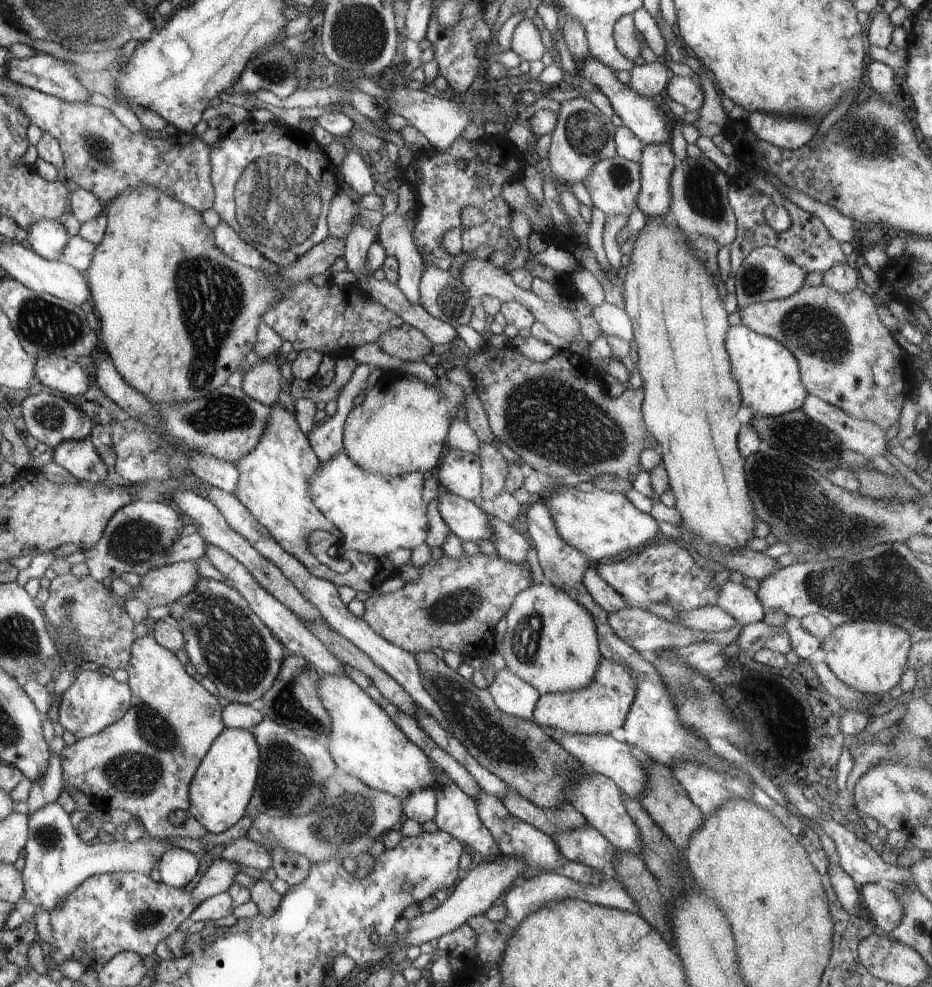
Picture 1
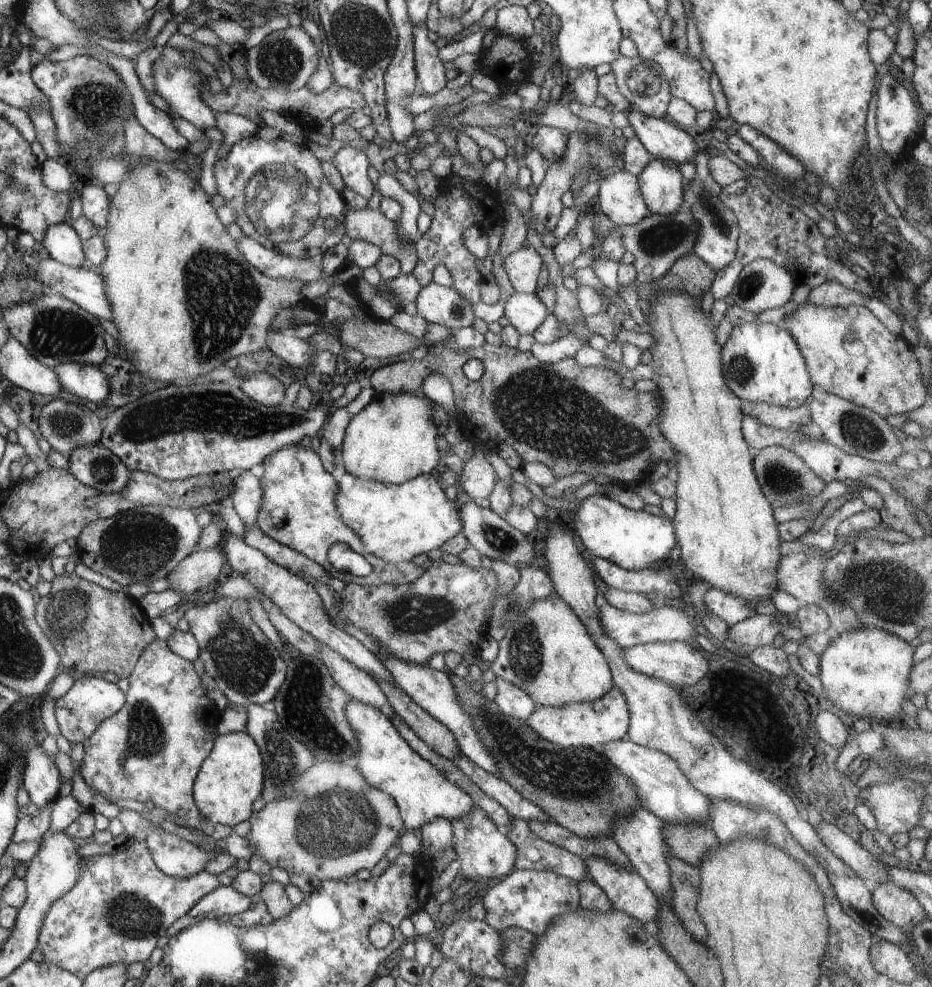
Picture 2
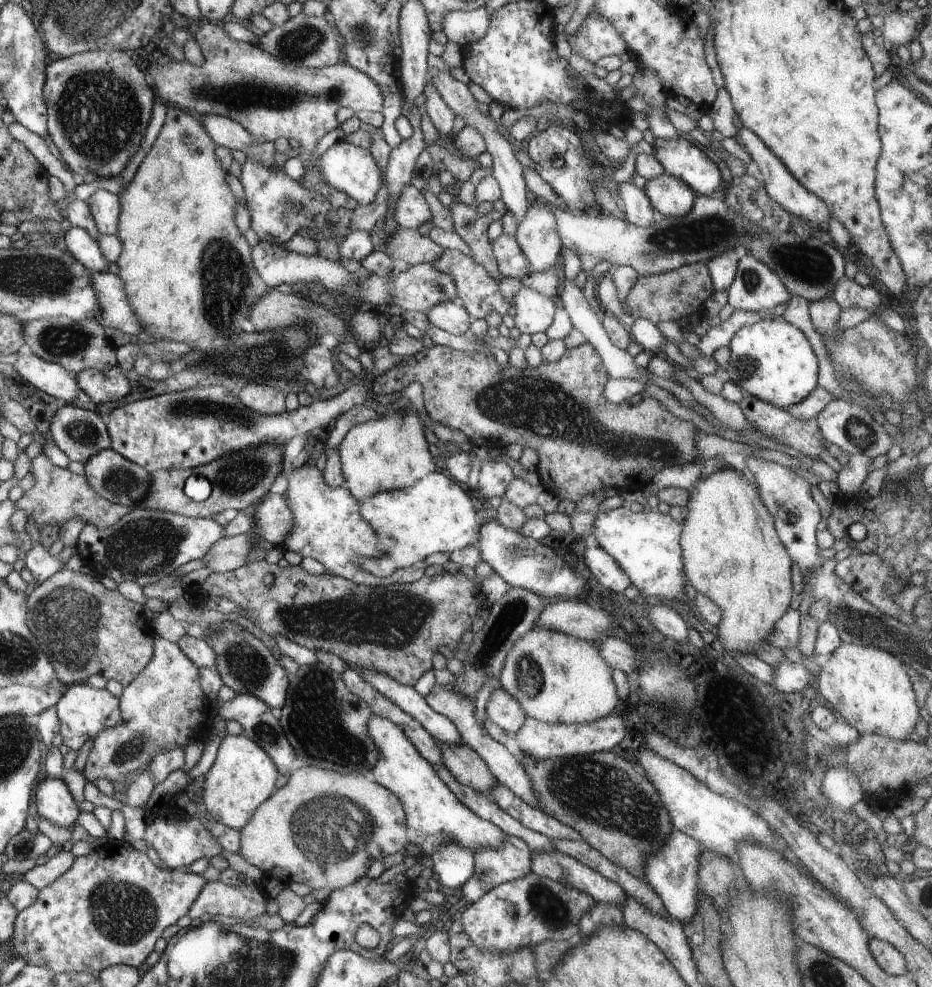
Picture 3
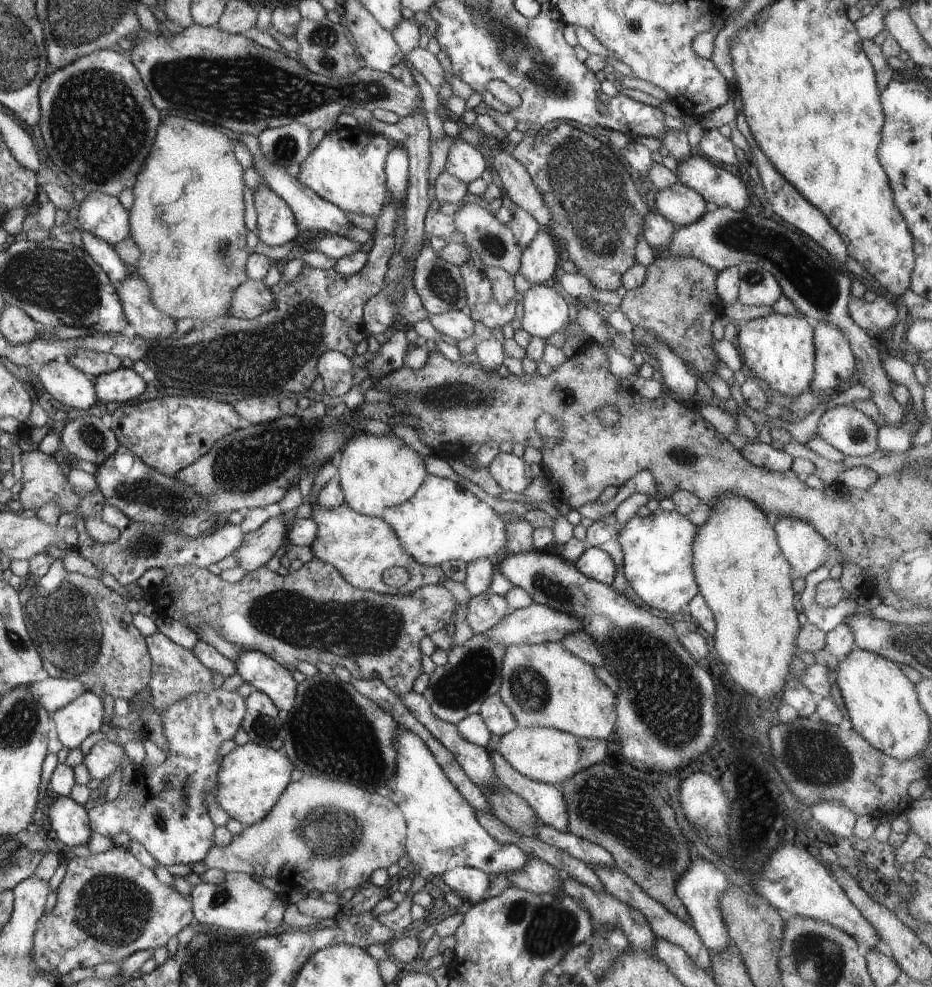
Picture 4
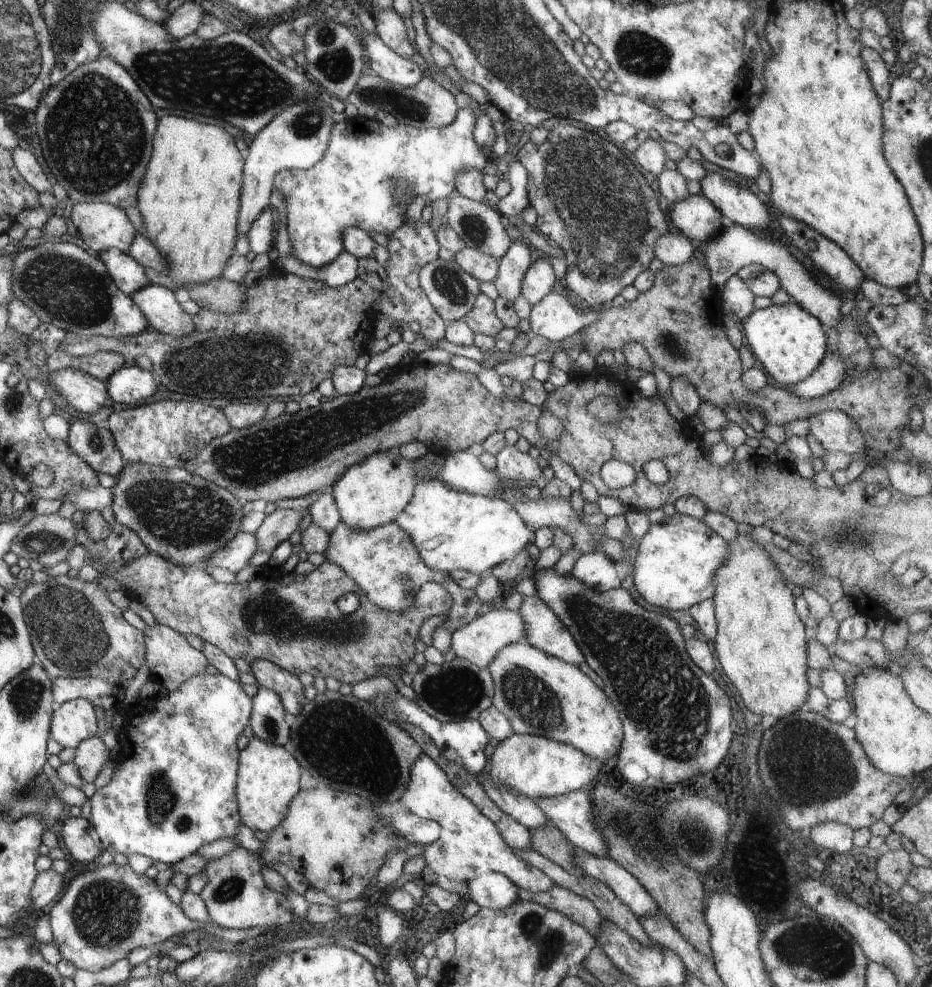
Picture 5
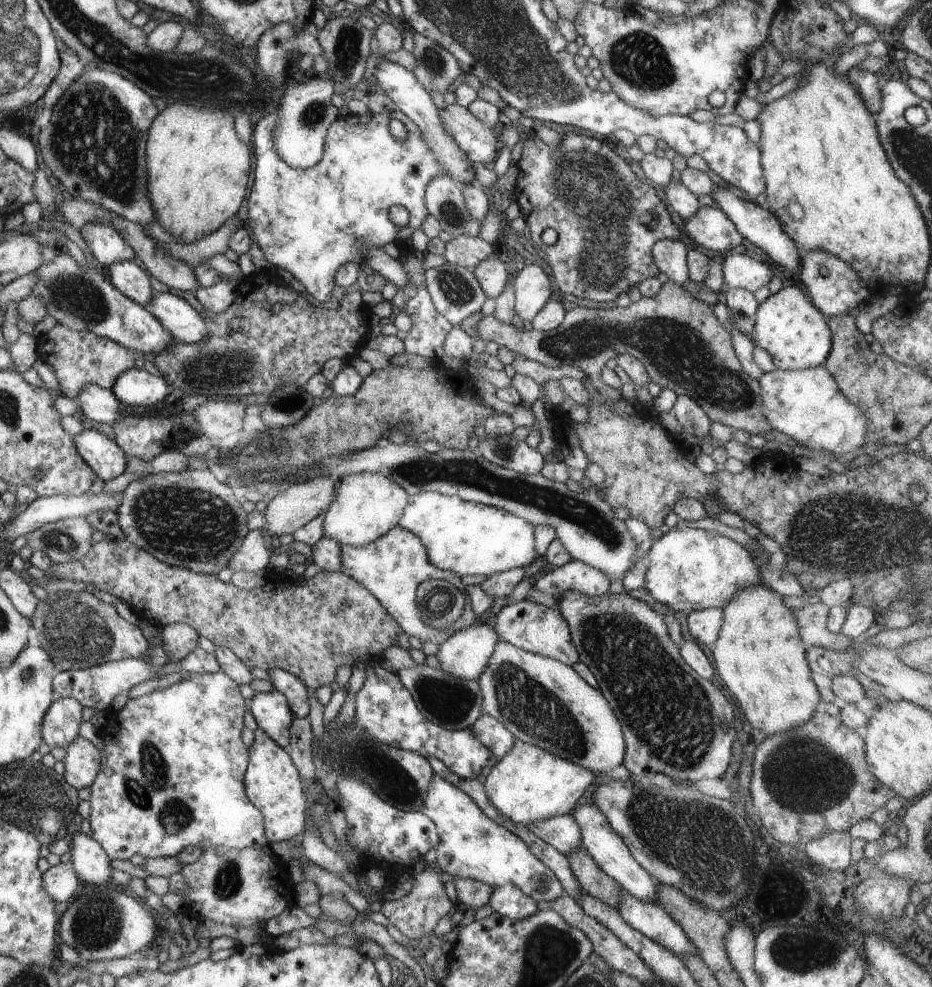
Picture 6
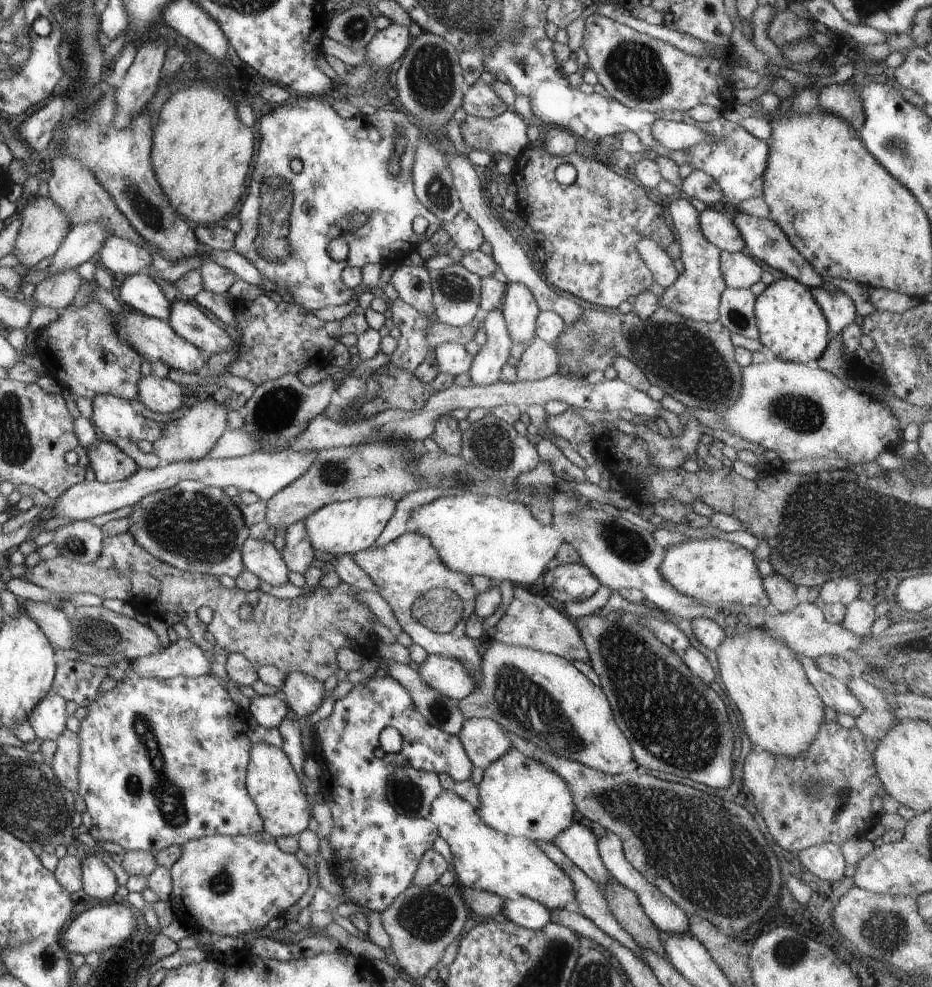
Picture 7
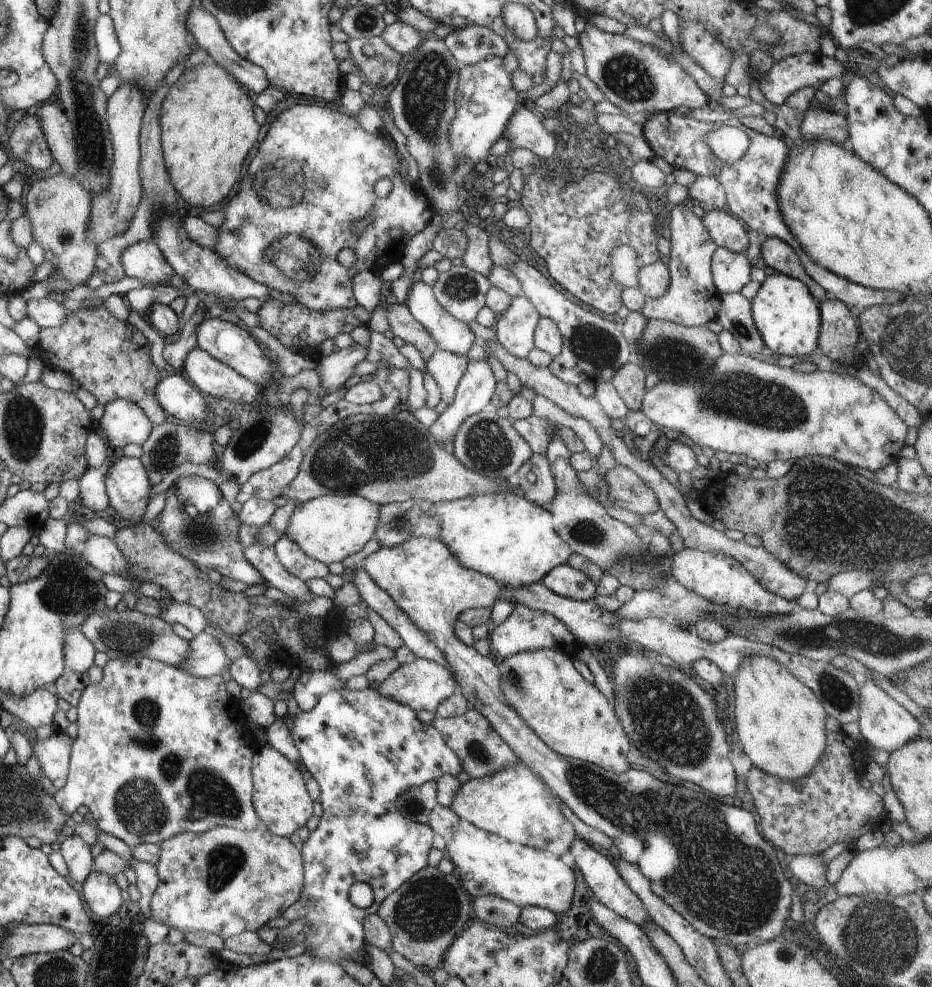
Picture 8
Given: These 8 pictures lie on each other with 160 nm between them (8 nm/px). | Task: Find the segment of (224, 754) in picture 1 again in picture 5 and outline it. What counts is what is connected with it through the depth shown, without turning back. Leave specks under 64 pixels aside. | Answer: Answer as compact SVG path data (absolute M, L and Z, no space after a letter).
M256 736L250 738L248 746L240 751L236 780L236 800L242 823L252 832L262 831L270 834L274 828L278 828L288 814L292 798L296 798L296 794L302 790L300 788L302 771L300 762L286 748L264 742Z

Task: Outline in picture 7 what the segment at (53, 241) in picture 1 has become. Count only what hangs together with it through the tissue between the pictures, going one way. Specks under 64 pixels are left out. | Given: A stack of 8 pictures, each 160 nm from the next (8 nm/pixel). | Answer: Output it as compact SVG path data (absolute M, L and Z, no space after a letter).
M146 272L128 275L118 292L124 304L132 306L136 311L164 320L169 317L171 302Z

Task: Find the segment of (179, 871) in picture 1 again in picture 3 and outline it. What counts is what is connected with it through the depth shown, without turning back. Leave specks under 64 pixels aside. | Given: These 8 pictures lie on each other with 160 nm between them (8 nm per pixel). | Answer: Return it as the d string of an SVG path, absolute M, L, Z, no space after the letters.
M154 817L154 822L149 822L146 829L146 841L154 847L158 858L165 863L169 869L185 870L195 860L202 857L211 858L218 856L222 850L212 832L206 828L204 822L196 822L194 817L190 820L174 820L174 818Z

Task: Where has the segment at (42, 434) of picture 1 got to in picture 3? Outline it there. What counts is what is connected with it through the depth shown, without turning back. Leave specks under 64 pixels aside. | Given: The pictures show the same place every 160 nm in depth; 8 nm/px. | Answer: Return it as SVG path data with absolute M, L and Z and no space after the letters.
M66 403L50 420L50 434L67 458L85 463L90 457L111 448L107 426L92 409Z

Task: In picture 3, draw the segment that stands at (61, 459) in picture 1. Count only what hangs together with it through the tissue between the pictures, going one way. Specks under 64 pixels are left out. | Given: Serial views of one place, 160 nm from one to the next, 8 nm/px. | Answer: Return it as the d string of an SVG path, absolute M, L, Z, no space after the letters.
M112 448L104 449L94 457L90 457L84 466L84 476L87 482L110 502L135 508L147 497L151 484L151 473L139 464L125 459Z

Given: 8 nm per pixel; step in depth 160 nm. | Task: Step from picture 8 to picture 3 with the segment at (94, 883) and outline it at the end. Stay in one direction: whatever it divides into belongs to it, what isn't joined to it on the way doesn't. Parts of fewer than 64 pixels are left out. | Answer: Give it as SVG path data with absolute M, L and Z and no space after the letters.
M47 775L37 784L35 799L39 816L65 828L70 829L81 813L62 777Z

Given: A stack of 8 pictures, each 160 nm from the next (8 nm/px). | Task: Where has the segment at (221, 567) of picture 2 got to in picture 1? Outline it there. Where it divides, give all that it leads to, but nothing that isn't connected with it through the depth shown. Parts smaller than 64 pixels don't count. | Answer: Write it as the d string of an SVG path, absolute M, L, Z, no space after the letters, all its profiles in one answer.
M180 561L171 565L164 565L149 570L148 573L141 576L140 585L133 587L133 598L144 602L149 608L156 608L156 606L164 604L171 605L187 592L191 592L197 586L200 577L202 576L197 570L197 565L192 561Z

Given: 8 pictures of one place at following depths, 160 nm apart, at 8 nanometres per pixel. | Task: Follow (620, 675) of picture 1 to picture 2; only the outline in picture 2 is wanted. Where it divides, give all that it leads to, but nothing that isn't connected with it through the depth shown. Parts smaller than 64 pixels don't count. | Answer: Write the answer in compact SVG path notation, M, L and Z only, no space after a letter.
M615 684L604 696L592 702L577 702L561 707L538 705L525 721L538 736L558 746L596 749L608 741L626 738L630 710L623 690Z

